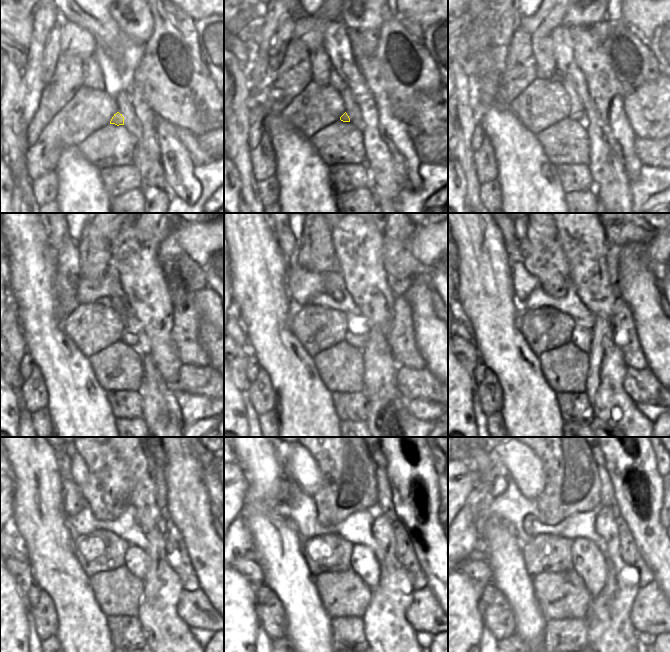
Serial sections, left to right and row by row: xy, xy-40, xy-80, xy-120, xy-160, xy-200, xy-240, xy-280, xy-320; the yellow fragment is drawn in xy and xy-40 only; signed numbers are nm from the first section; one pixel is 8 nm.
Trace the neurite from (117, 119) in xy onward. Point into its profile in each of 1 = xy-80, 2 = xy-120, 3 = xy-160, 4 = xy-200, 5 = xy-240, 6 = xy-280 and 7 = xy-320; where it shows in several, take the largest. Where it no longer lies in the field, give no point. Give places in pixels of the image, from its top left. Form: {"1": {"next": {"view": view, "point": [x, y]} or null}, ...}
{"1": {"next": {"view": "xy-80", "point": [580, 117]}}, "2": {"next": {"view": "xy-120", "point": [133, 340]}}, "3": {"next": {"view": "xy-160", "point": [356, 337]}}, "4": {"next": {"view": "xy-200", "point": [581, 335]}}, "5": {"next": {"view": "xy-240", "point": [136, 559]}}, "6": {"next": {"view": "xy-280", "point": [363, 561]}}, "7": {"next": {"view": "xy-320", "point": [589, 563]}}}

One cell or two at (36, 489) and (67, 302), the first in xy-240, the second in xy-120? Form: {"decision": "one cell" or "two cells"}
{"decision": "two cells"}

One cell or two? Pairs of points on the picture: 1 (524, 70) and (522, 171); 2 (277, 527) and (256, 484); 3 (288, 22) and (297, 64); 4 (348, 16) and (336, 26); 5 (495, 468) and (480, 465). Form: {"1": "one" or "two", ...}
{"1": "two", "2": "one", "3": "two", "4": "two", "5": "one"}

